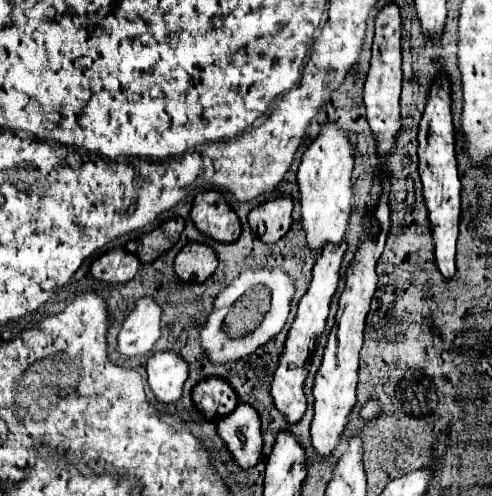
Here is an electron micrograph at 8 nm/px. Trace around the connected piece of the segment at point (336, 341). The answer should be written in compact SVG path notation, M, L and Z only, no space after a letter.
M384 183L384 195L382 195L382 203L378 203L378 209L372 209L372 213L366 215L366 219L370 219L370 215L378 215L378 219L382 219L382 235L378 237L378 243L370 243L370 235L368 231L362 235L358 253L354 263L348 269L348 281L346 281L346 289L340 297L340 309L336 313L336 325L328 337L328 345L324 351L324 363L316 375L314 381L314 421L312 421L312 445L316 449L316 453L320 455L330 455L338 443L340 443L340 435L348 423L348 415L356 403L356 383L358 383L358 353L362 349L362 337L364 337L364 323L366 323L366 315L370 311L370 299L376 291L376 271L374 265L378 261L378 257L382 255L384 249L384 241L390 229L390 207L388 207L388 193L390 193L390 183Z

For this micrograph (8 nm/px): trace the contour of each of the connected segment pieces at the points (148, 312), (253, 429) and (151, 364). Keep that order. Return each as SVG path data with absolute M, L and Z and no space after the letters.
M152 297L138 299L134 311L126 317L118 333L118 351L126 357L140 357L152 351L160 337L162 307Z
M240 403L230 415L218 419L218 433L242 469L258 463L262 453L262 431L254 407Z
M158 351L154 353L150 359L148 359L148 383L150 383L150 389L152 393L156 395L156 399L160 403L174 403L182 397L182 387L188 379L188 363L184 361L184 357L176 351Z

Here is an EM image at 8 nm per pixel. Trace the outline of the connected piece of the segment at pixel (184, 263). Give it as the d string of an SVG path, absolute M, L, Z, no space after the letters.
M188 243L182 247L182 251L176 255L174 271L180 279L204 283L218 267L216 253L202 243Z

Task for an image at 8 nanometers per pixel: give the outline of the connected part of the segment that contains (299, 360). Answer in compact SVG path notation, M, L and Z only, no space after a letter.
M342 241L340 245L334 243L326 243L326 247L322 249L322 253L318 255L318 261L314 265L312 271L312 283L308 293L302 297L300 305L298 305L298 313L296 319L292 323L292 329L288 333L288 339L284 343L284 353L280 357L280 365L276 369L274 381L272 381L272 395L274 395L274 403L278 405L278 411L282 411L282 415L286 417L286 423L298 423L306 411L306 395L304 395L304 381L310 369L310 361L314 357L316 351L316 343L318 337L324 333L326 329L326 319L330 313L330 303L332 297L338 289L338 281L340 281L340 263L342 257L346 253L346 241Z

